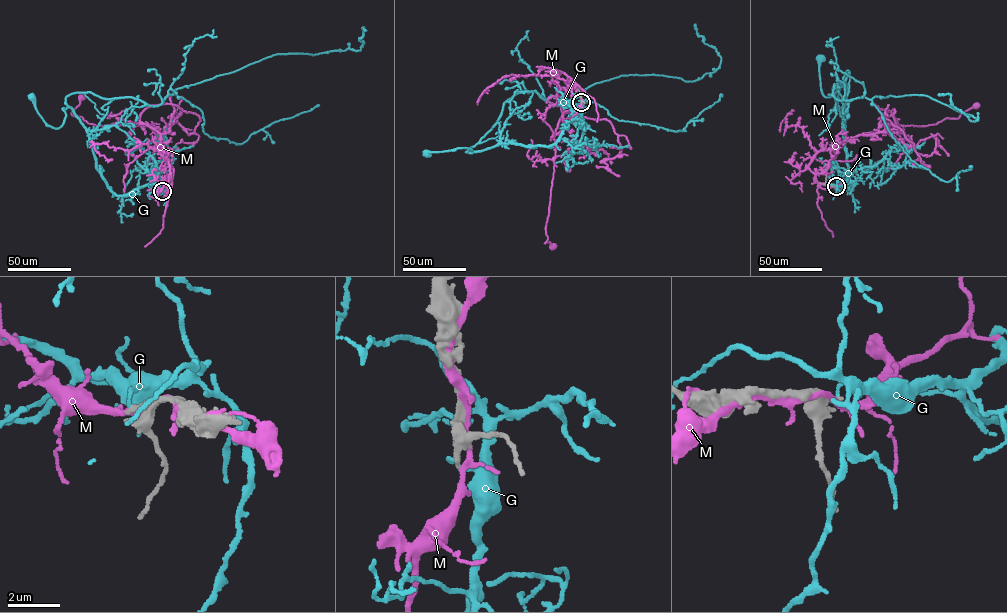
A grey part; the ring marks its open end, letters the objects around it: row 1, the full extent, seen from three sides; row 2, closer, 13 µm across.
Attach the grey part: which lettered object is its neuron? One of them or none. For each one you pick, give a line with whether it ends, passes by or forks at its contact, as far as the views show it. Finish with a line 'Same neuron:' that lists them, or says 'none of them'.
Same neuron: none of them

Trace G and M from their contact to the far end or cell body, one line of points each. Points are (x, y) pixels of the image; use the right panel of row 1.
G: (836, 186), (849, 178), (842, 126), (847, 88), (840, 81), (835, 94), (823, 95), (820, 58)
M: (836, 186), (822, 189), (808, 168), (819, 152), (877, 131), (879, 123), (926, 126), (958, 118), (978, 106)

